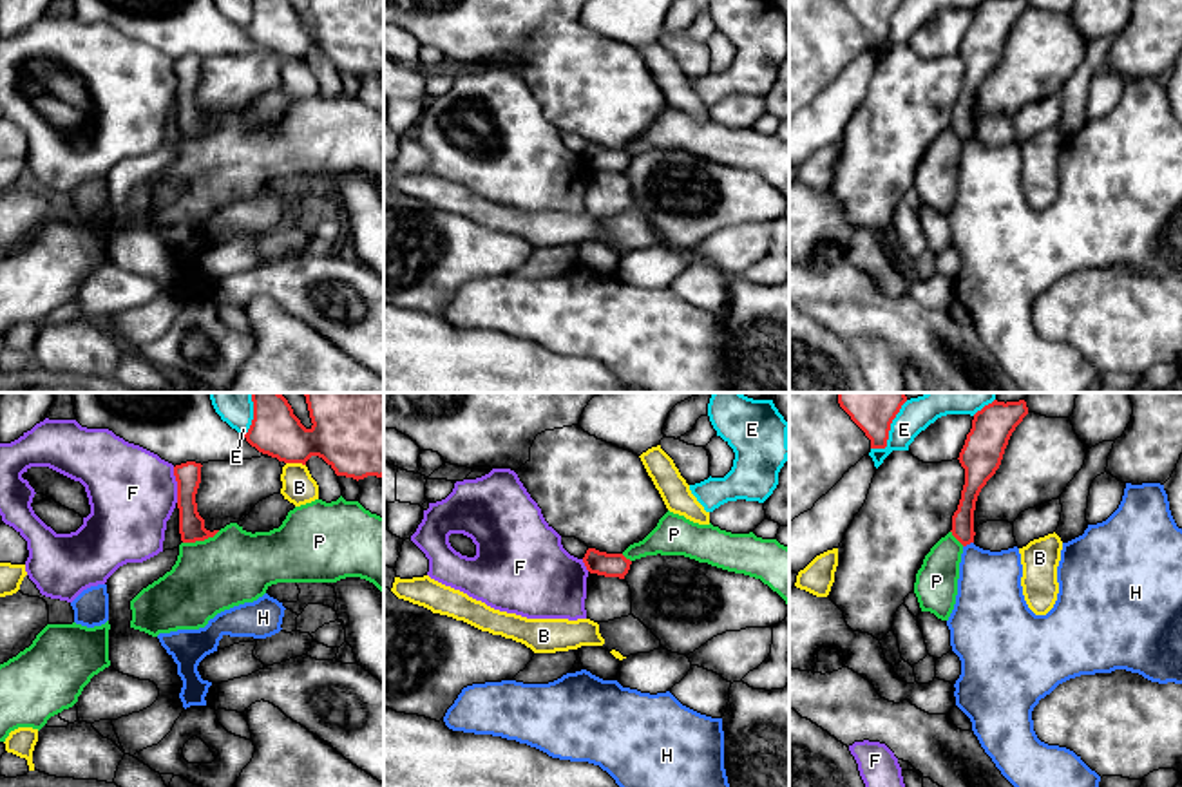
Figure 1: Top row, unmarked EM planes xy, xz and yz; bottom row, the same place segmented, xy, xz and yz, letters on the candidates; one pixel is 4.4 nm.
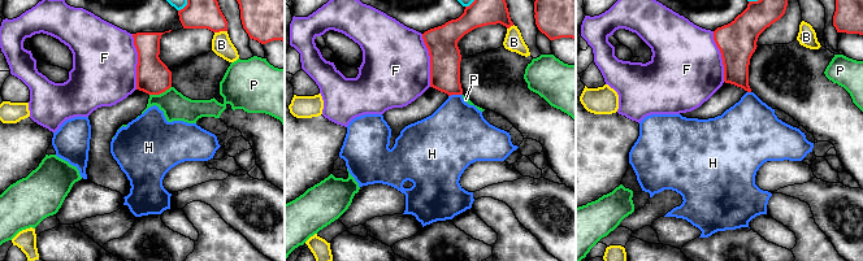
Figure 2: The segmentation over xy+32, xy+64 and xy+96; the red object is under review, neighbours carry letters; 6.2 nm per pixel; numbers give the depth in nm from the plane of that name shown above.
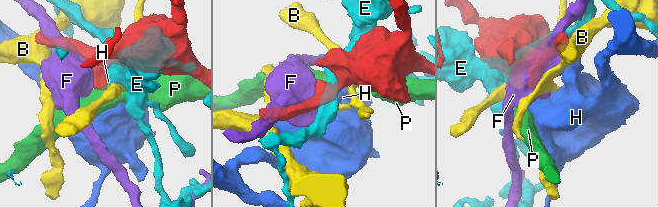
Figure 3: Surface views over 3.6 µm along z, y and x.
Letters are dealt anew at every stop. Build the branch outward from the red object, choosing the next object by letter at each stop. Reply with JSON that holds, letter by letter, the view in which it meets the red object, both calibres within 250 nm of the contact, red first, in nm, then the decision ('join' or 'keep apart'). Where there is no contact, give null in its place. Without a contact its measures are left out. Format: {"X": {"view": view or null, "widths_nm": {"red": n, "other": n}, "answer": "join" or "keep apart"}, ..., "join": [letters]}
{"B": {"view": "xy", "widths_nm": {"red": 280, "other": 150}, "answer": "keep apart"}, "E": {"view": "yz", "widths_nm": {"red": 140, "other": 140}, "answer": "keep apart"}, "F": {"view": "xy", "widths_nm": {"red": 110, "other": 400}, "answer": "keep apart"}, "H": {"view": "yz", "widths_nm": {"red": 100, "other": 280}, "answer": "keep apart"}, "P": {"view": "xy", "widths_nm": {"red": 110, "other": 340}, "answer": "keep apart"}, "join": []}

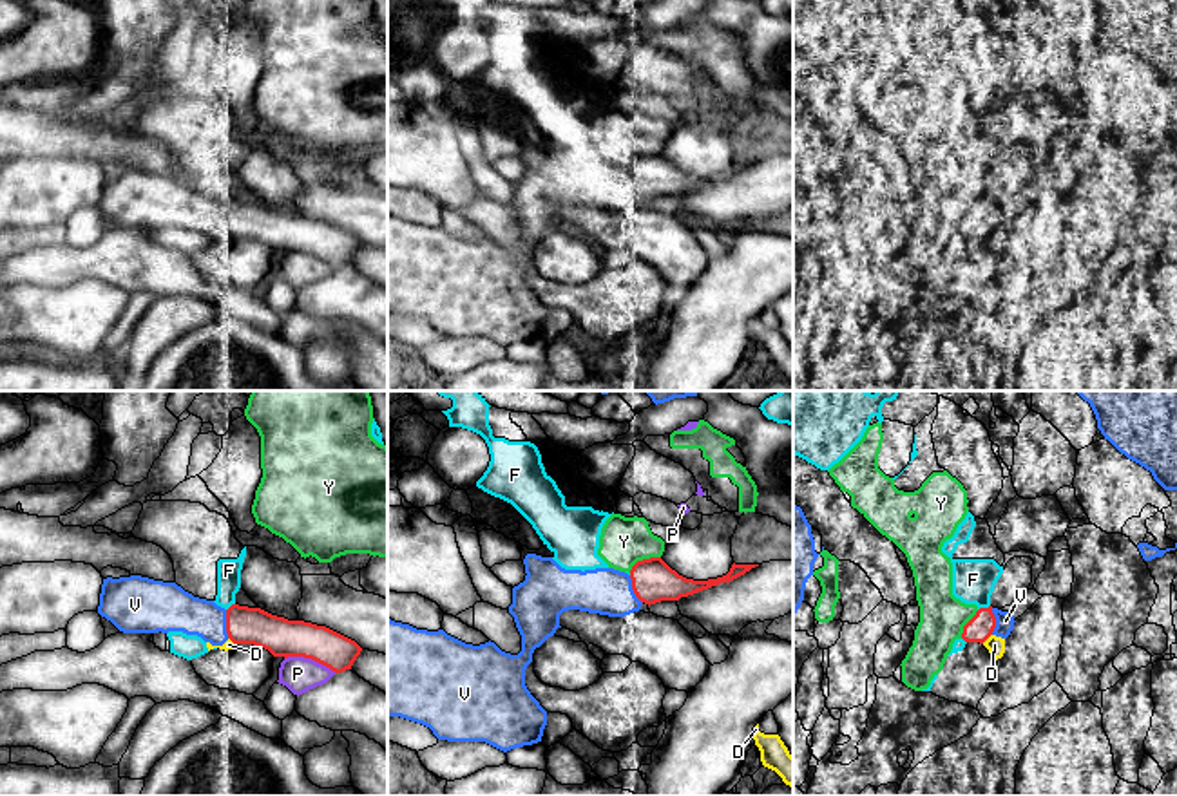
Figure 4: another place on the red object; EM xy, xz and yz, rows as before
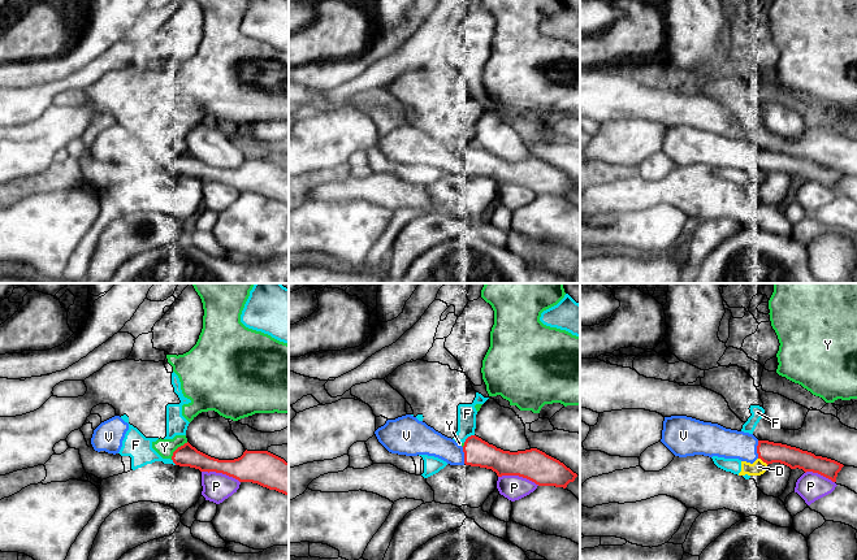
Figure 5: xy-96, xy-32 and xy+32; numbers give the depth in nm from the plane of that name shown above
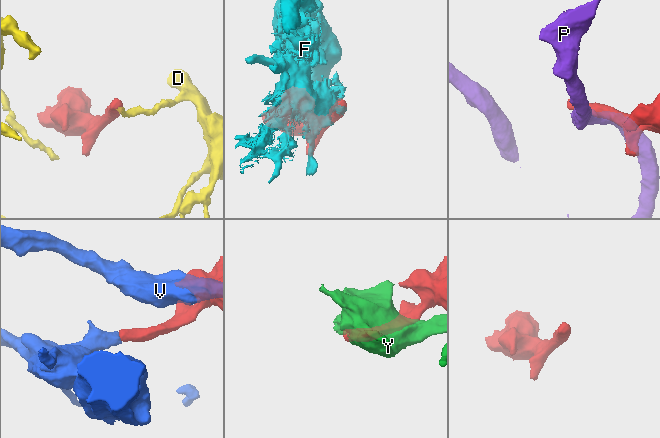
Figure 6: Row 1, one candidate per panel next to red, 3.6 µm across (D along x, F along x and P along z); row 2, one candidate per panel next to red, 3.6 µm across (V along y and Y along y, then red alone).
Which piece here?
{"D": {"view": "yz", "widths_nm": {"red": 110, "other": 80}, "answer": "keep apart"}, "F": {"view": "yz", "widths_nm": {"red": 110, "other": 190}, "answer": "keep apart"}, "P": {"view": "xy", "widths_nm": {"red": 170, "other": 160}, "answer": "keep apart"}, "V": {"view": "xy", "widths_nm": {"red": 170, "other": 190}, "answer": "join"}, "Y": {"view": "xz", "widths_nm": {"red": 190, "other": 220}, "answer": "keep apart"}, "join": ["V"]}

